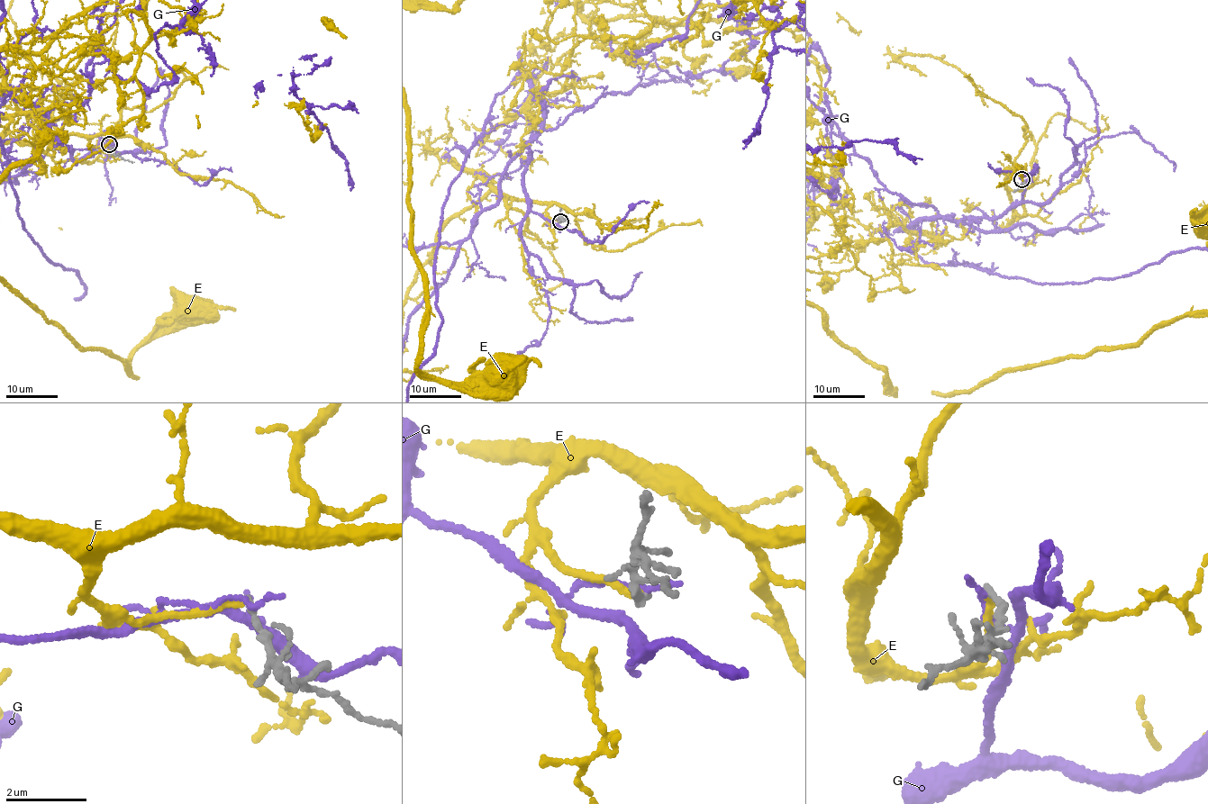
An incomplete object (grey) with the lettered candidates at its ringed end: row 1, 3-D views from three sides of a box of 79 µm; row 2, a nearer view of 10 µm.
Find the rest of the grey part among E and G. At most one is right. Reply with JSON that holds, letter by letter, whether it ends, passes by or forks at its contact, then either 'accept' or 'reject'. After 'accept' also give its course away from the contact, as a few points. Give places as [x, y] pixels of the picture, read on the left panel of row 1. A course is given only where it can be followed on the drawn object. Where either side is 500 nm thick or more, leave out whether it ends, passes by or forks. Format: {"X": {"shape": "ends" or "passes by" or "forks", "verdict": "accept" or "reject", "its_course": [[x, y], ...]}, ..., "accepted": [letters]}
{"E": {"shape": "ends", "verdict": "accept"}, "G": {"shape": "ends", "verdict": "reject"}, "accepted": ["E"]}

